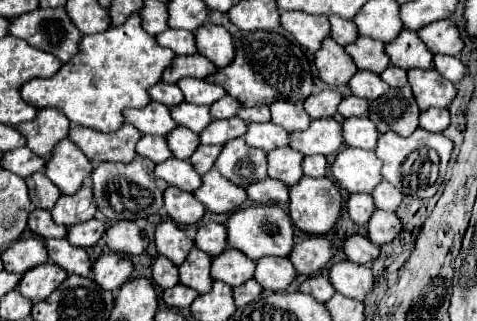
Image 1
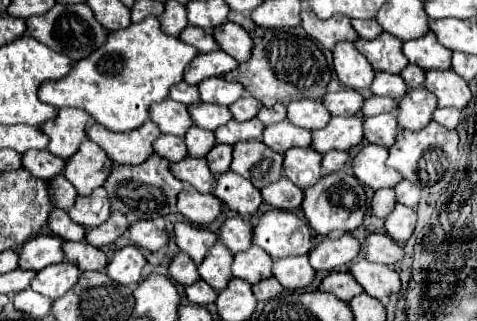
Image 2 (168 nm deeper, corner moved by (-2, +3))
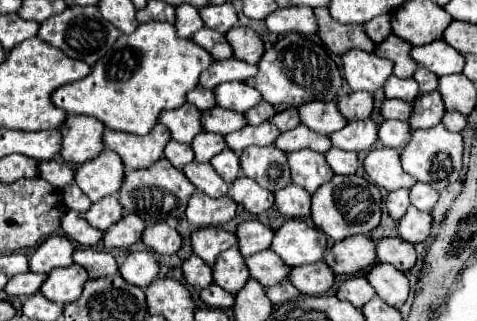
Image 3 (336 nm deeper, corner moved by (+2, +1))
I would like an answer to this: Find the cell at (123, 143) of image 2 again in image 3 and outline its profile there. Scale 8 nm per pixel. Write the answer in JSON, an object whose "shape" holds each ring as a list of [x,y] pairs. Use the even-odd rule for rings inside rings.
{"shape":[[[157,123],[155,129],[143,137],[111,129],[103,131],[103,145],[115,151],[121,161],[125,161],[123,165],[127,169],[147,169],[153,165],[163,155],[163,147],[169,139],[169,131],[161,123]]]}

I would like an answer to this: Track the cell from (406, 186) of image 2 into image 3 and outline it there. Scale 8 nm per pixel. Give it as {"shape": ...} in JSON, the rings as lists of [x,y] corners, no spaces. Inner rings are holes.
{"shape":[[[415,183],[409,189],[409,197],[411,197],[411,205],[423,211],[431,211],[433,205],[437,203],[437,191],[427,183]]]}

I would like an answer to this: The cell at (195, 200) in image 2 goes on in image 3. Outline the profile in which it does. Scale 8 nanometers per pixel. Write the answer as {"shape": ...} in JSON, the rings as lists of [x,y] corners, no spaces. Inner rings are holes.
{"shape":[[[195,191],[187,205],[187,221],[195,227],[217,227],[235,217],[237,203],[231,197],[211,199],[201,191]]]}

